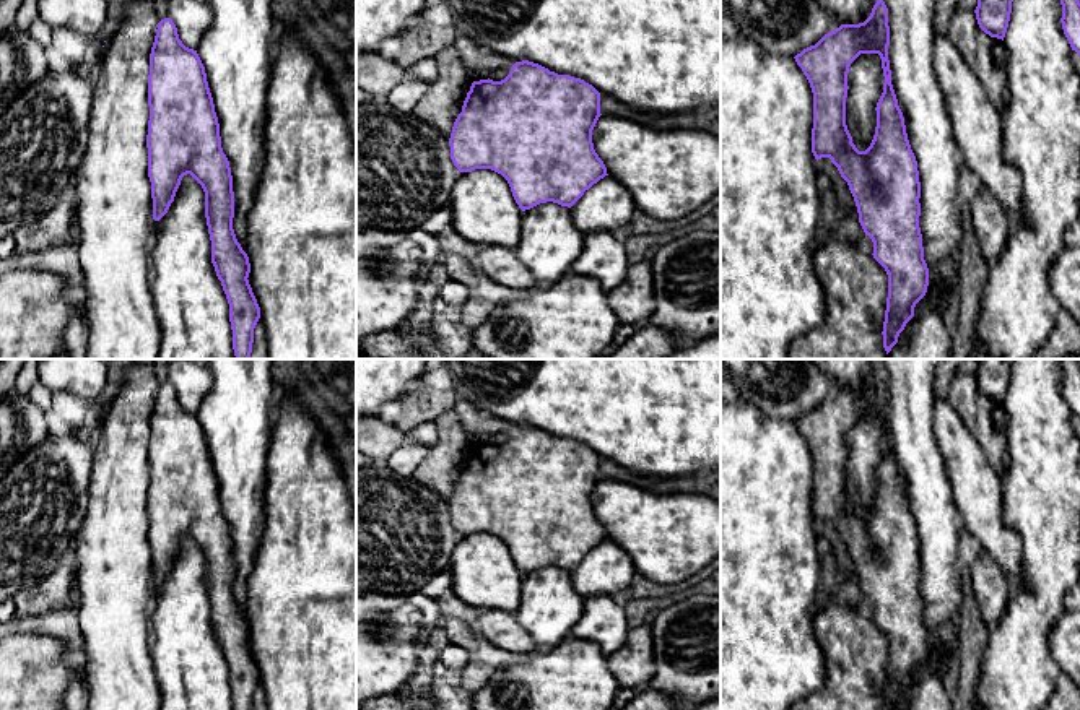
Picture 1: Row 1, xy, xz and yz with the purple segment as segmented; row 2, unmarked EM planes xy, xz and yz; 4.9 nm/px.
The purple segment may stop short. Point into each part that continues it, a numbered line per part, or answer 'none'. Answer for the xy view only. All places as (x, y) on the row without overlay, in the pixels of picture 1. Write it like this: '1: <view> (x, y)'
none

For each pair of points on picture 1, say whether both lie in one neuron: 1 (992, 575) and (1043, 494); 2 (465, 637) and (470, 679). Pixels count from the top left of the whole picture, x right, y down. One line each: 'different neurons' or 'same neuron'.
1: different neurons
2: same neuron

